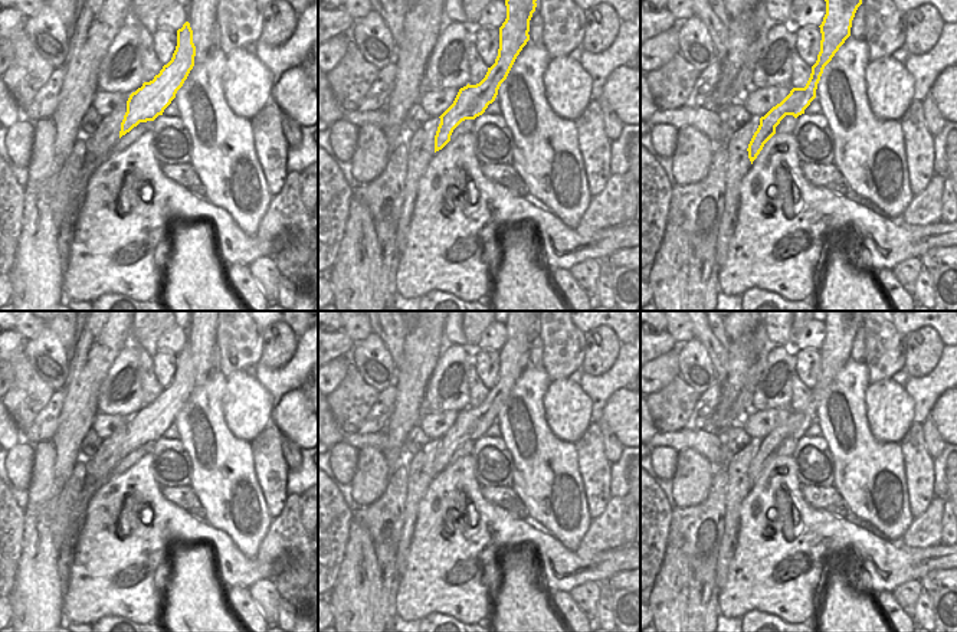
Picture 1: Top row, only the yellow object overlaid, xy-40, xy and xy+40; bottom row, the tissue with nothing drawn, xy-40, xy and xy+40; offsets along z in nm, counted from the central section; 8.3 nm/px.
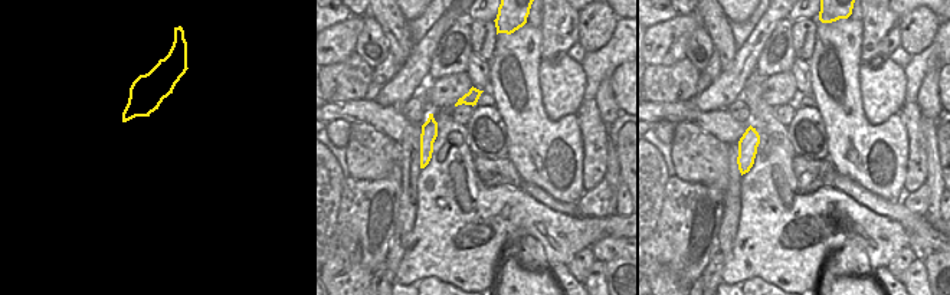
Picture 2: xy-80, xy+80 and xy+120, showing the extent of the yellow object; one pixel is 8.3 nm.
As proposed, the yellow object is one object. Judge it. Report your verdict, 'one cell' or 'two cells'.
one cell

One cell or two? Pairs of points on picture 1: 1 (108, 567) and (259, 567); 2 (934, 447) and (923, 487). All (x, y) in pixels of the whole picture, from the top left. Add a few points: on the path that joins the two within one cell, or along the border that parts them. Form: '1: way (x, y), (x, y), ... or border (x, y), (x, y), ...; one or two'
1: way (146, 549), (167, 531), (205, 533), (222, 547); one
2: border (920, 425), (924, 434), (926, 449), (934, 458); two

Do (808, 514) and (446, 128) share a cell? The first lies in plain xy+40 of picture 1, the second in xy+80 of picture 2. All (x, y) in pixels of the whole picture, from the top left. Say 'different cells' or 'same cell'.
same cell

